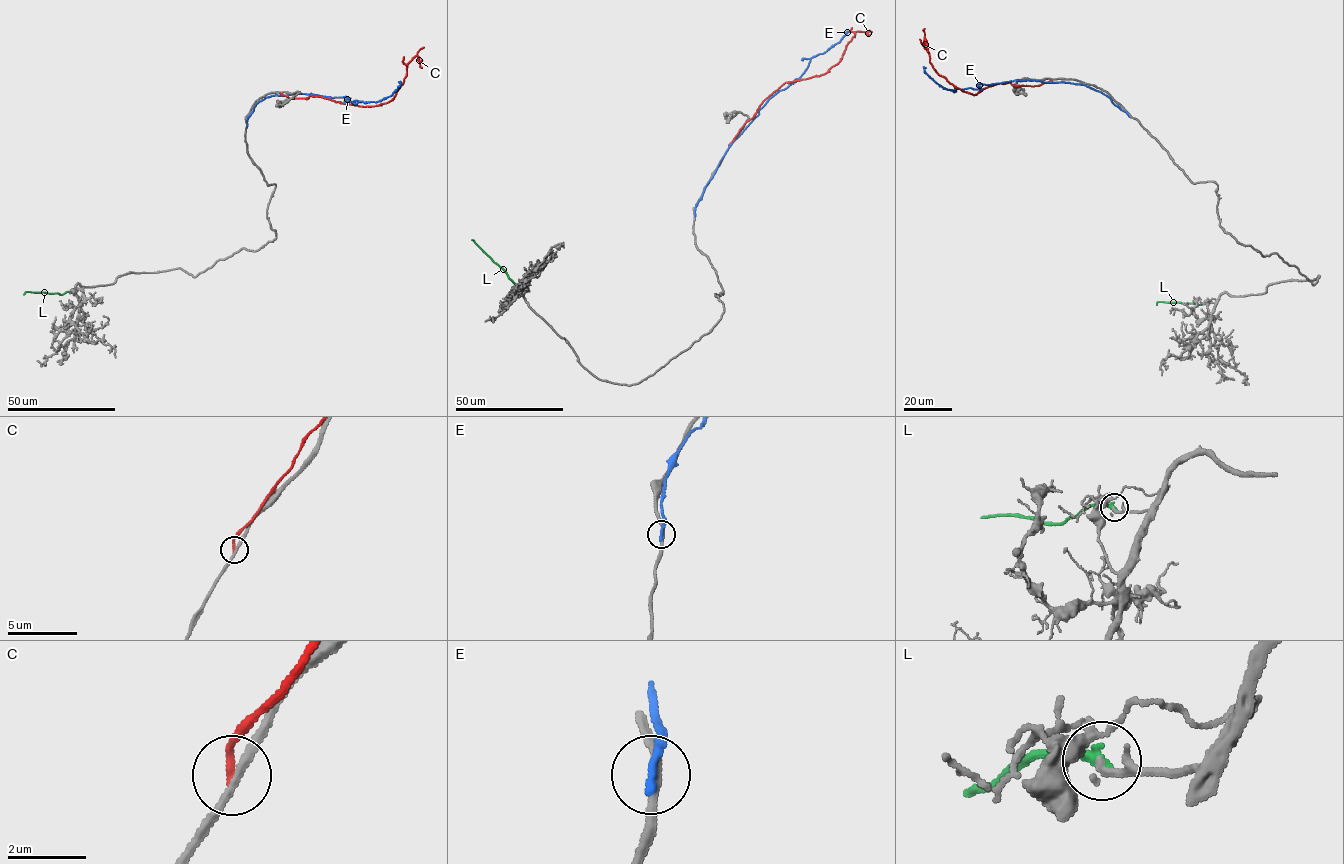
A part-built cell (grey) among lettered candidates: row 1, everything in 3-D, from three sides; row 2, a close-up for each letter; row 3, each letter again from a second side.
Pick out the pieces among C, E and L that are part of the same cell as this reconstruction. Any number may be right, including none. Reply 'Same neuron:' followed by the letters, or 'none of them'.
Same neuron: L

